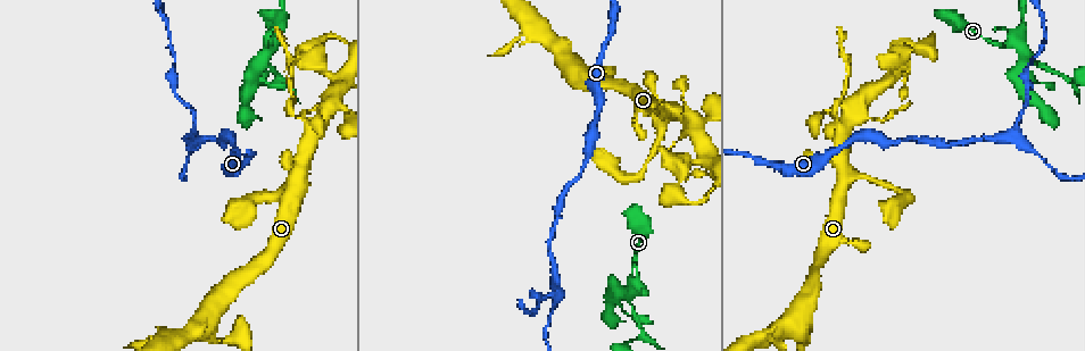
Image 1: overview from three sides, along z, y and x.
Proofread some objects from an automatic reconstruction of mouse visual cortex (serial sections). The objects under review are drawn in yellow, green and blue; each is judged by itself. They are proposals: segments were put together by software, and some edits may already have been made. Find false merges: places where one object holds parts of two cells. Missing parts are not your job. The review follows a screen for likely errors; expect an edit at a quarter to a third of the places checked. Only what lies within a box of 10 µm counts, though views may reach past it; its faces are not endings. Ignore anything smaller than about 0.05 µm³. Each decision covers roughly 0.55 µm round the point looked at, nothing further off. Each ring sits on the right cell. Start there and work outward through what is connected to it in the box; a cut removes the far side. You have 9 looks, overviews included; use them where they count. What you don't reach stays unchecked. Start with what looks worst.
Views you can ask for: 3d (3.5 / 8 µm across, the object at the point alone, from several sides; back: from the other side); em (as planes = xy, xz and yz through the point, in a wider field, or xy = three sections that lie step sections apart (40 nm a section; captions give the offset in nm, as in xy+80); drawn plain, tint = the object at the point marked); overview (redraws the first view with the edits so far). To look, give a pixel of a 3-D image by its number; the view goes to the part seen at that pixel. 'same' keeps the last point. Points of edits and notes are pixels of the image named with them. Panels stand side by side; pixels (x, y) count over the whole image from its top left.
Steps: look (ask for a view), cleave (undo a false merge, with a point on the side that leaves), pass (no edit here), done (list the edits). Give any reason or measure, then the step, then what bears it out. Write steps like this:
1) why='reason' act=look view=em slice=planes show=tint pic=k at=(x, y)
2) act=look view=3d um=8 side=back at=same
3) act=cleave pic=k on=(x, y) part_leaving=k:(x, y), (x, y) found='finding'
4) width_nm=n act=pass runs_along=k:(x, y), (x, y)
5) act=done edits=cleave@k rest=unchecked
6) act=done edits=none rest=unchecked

why='sharp bend' act=look view=em slice=xy step=5 show=tint pic=1 at=(641, 332)

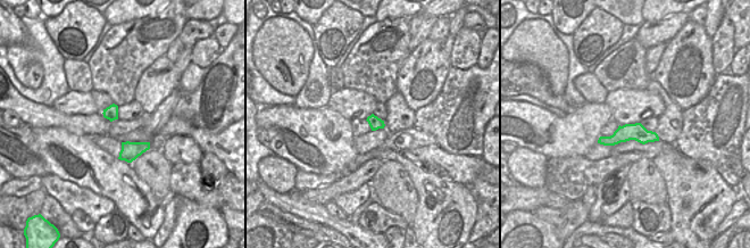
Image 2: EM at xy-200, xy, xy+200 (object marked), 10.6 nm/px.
act=look view=3d um=3.5 at=same

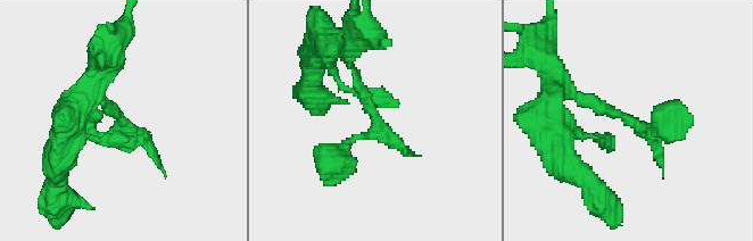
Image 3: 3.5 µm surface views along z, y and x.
act=pass runs_along=3:(567, 91), (646, 136), (669, 118) found='continuous, no second cell'

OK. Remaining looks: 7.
why='abrupt turn' act=look view=3d um=3.5 pic=1 at=(845, 175)

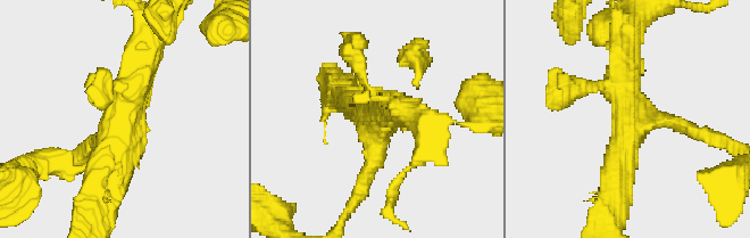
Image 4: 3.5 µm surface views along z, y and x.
arms=4 arm_widths_nm=150,200,400,400 why='need the tissue' act=look view=em slice=xy step=2 show=tint pic=4 at=(121, 124)

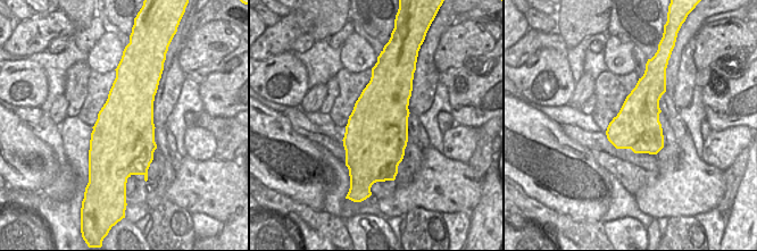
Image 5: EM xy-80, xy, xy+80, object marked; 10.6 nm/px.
act=look view=em slice=xy step=3 show=tint at=same

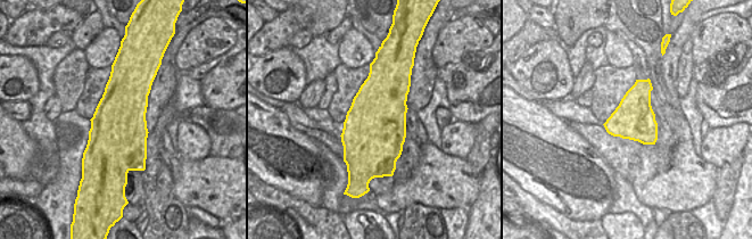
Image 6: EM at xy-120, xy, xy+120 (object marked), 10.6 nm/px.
act=pass runs_along=4:(99, 193), (99, 172), (144, 52) found='all the same cell'

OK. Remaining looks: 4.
why='narrows sharply' act=look view=3d um=8 pic=1 at=(659, 104)

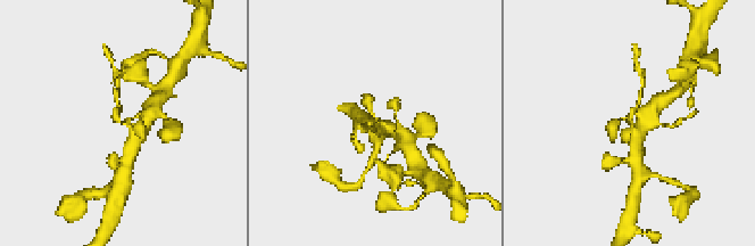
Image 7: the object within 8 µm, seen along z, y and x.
act=look view=em slice=planes show=tint at=same

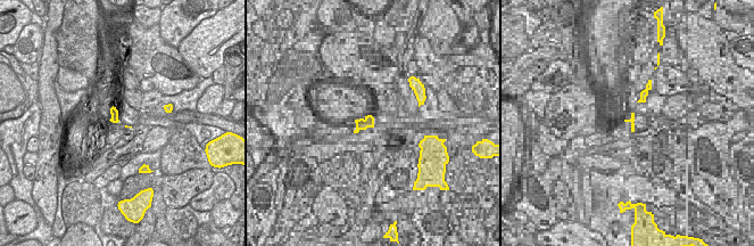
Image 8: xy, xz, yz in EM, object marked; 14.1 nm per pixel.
act=cleave pic=7 on=(116, 91) found='two cells meet here'

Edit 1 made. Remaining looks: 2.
why='calibre changes' act=look view=3d um=3.5 pic=1 at=(1040, 157)

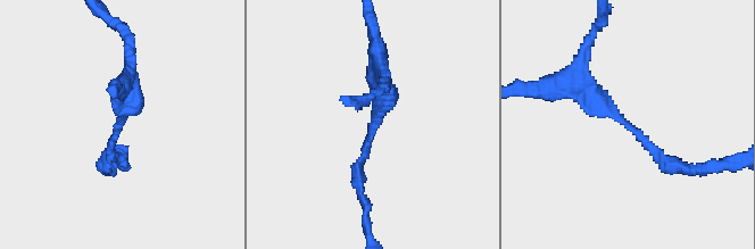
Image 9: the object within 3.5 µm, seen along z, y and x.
act=look view=em slice=xy step=1 show=tint pic=9 at=(120, 125)

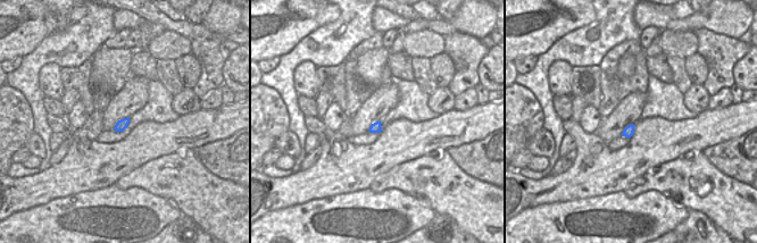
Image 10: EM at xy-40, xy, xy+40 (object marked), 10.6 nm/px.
arm_widths_nm=150,200 act=pass runs_along=9:(564, 83), (680, 167) found='one cell here'

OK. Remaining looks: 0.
act=done edits=cleave@7 rest=unchecked

